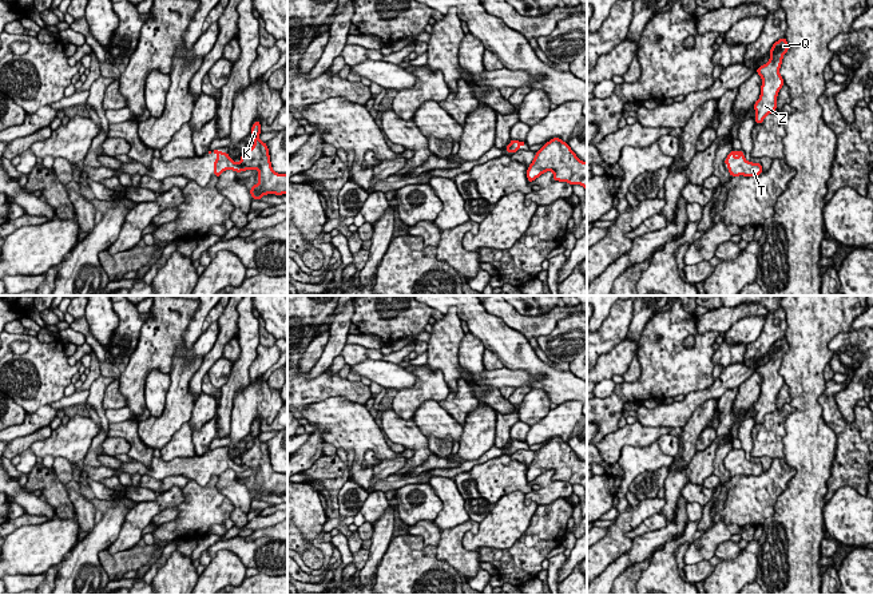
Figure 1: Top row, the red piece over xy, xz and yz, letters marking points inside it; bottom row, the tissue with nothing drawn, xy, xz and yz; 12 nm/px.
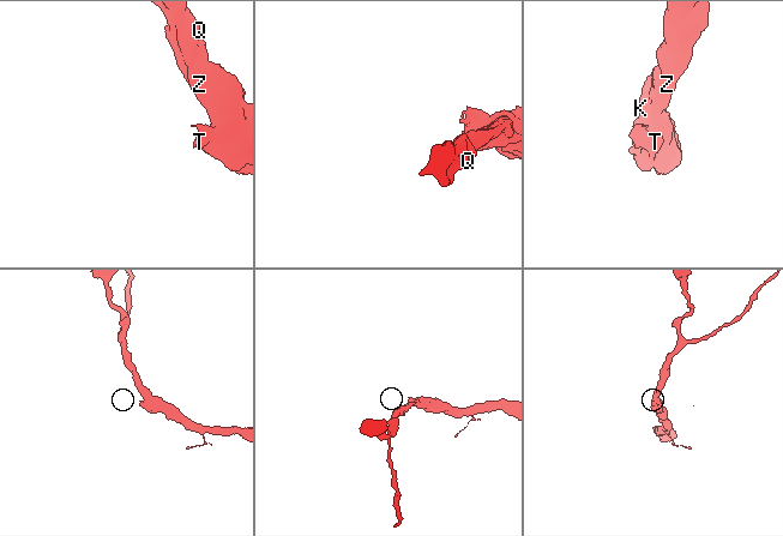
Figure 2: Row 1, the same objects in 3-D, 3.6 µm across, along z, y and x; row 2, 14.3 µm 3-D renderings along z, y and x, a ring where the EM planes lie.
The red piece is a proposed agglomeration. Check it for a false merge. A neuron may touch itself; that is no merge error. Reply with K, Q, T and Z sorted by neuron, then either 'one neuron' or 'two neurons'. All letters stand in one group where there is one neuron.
groups K Q T Z; one neuron

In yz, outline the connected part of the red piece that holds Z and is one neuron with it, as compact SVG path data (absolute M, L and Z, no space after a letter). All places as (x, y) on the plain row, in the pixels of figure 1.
M786 337L777 340L770 348L770 360L757 368L757 373L762 377L761 394L754 402L755 424L762 424L765 416L777 409L777 396L782 385L783 377L779 374L783 354L789 350Z

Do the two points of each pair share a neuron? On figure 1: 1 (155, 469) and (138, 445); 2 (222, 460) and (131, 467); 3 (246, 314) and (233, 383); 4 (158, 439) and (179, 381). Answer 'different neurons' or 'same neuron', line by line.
1: different neurons
2: same neuron
3: same neuron
4: same neuron

